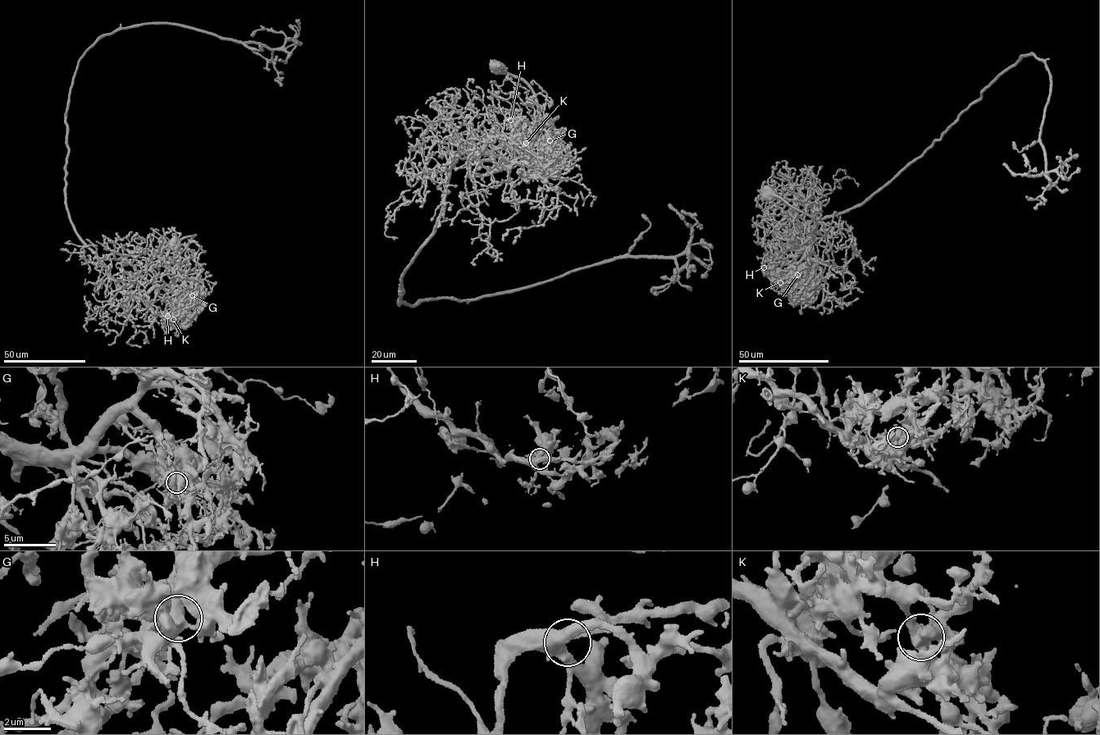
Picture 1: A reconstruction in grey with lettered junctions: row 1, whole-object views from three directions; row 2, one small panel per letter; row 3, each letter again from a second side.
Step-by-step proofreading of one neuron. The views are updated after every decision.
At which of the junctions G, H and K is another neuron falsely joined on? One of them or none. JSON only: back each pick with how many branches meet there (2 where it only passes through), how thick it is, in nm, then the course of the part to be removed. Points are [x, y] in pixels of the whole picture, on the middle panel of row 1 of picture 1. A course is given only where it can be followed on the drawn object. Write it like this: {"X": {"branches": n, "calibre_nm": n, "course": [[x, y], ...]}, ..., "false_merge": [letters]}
{"K": {"branches": 4, "calibre_nm": 550, "course": [[526, 143], [511, 156], [485, 143], [480, 162], [485, 140], [436, 141], [385, 224], [397, 238]]}, "false_merge": ["K"]}

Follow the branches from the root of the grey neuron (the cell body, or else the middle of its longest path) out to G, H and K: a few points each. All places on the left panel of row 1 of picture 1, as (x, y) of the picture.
G: (175, 243), (195, 235), (175, 258), (162, 264), (134, 266), (148, 281), (166, 273), (184, 276), (192, 295)
H: (175, 243), (195, 235), (175, 258), (134, 266), (150, 282), (144, 289), (151, 308), (167, 316)
K: (175, 243), (195, 235), (175, 258), (134, 266), (150, 282), (144, 289), (151, 308), (166, 320), (172, 319)

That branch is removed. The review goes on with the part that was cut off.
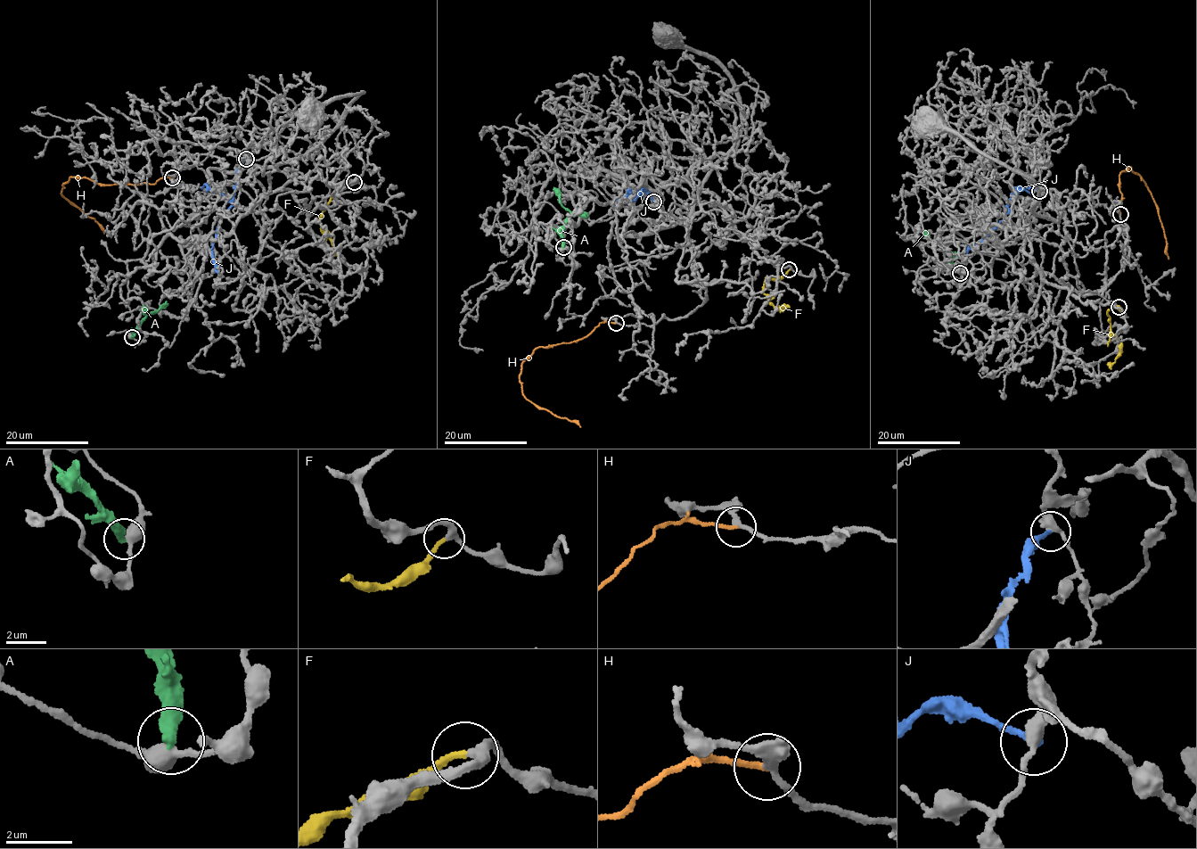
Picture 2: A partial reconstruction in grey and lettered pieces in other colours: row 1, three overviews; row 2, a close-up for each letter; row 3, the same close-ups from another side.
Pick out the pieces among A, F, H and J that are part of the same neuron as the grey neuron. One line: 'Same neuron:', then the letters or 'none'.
Same neuron: F

